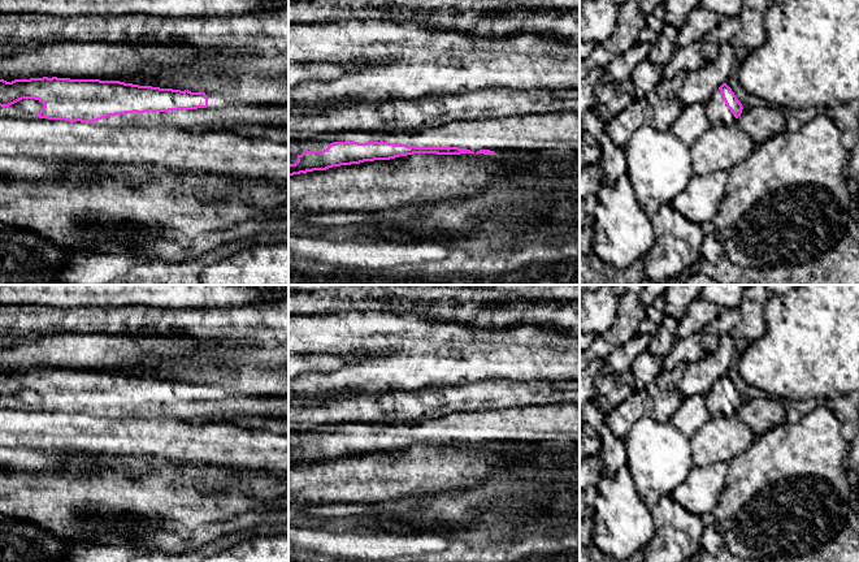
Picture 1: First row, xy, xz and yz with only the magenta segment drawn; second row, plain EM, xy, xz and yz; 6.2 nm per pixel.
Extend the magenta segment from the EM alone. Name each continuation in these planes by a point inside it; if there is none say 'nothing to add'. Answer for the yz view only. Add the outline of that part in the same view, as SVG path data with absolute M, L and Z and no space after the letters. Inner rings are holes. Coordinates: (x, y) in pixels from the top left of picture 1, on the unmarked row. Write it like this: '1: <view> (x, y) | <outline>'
1: yz (719, 406) | M719 380L713 382L711 390L704 395L704 398L708 402L711 418L730 418L737 415L737 410L726 398Z

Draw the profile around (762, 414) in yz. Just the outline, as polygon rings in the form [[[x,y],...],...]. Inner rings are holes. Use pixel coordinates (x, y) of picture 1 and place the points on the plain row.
[[[777,398],[743,399],[737,416],[755,437],[786,422],[786,410]]]

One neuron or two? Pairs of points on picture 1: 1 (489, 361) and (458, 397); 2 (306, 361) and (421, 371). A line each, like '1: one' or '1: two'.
1: two
2: two

